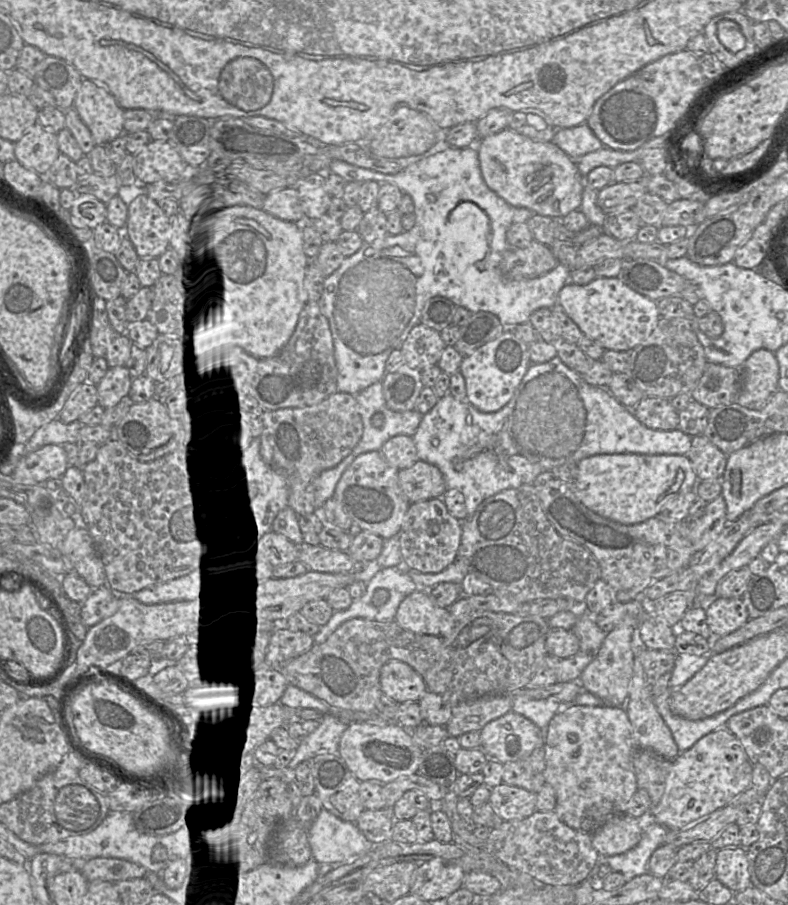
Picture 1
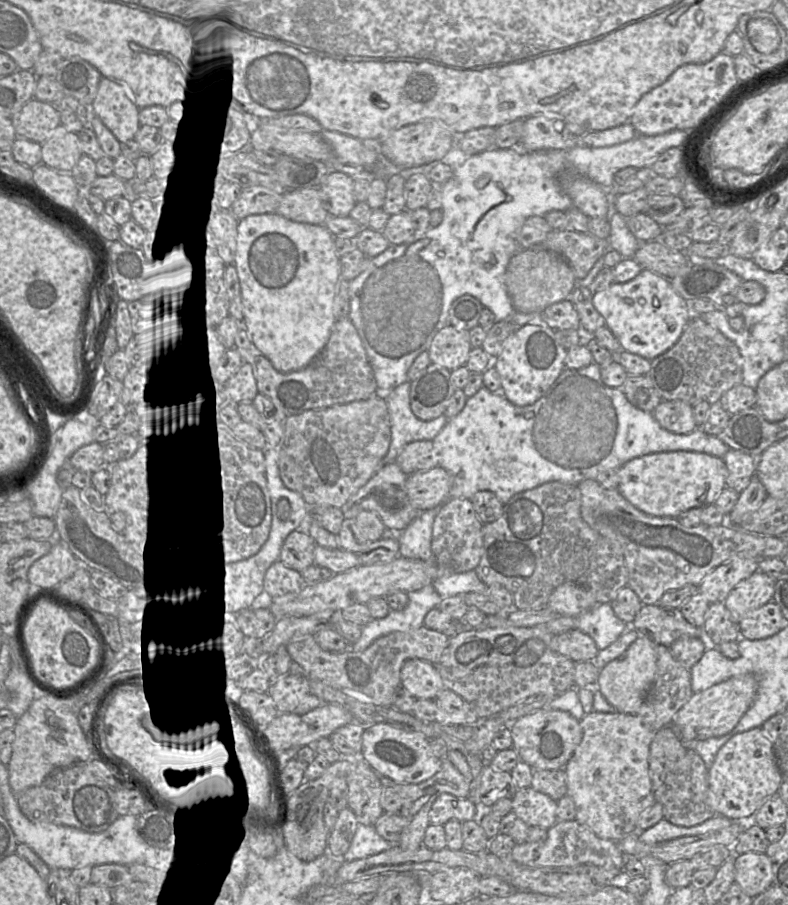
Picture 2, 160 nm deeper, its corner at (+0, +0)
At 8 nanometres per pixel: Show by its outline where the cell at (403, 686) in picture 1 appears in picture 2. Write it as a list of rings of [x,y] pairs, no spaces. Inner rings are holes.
[[[409,659],[403,664],[400,686],[416,700],[435,699],[445,689],[437,668],[420,659]]]

